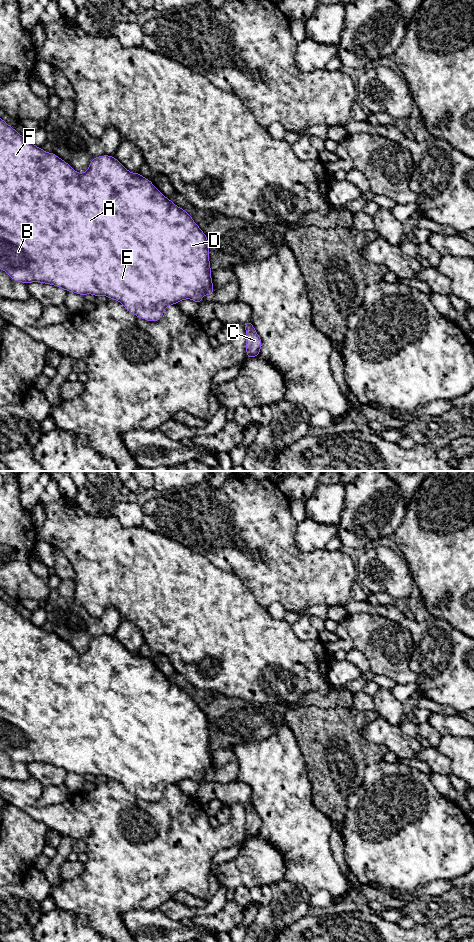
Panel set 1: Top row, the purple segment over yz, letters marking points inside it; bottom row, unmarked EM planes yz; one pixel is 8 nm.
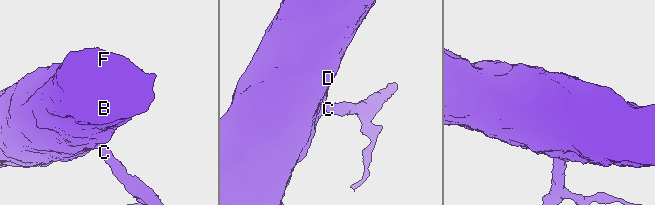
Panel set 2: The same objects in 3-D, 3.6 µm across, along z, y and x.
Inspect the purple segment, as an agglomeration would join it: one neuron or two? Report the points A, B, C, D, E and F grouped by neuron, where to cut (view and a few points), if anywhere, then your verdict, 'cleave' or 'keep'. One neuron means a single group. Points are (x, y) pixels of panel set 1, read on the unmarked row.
groups A B C D E F; cut none; keep

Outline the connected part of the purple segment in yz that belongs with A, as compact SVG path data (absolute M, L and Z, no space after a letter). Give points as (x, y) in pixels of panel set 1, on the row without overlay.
M0 598L0 749L5 751L15 762L29 764L40 762L63 768L67 772L74 772L82 777L92 774L96 777L104 775L119 781L126 790L136 797L146 801L157 802L164 790L179 781L191 779L198 785L204 775L212 775L212 763L208 718L201 708L194 702L191 694L175 685L165 677L140 652L128 651L121 642L111 635L94 637L84 653L77 653L66 641L53 632L47 633L41 627L35 626L29 618L20 615L12 606Z

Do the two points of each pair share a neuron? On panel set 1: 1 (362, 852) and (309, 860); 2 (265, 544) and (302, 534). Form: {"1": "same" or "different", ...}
{"1": "different", "2": "different"}

